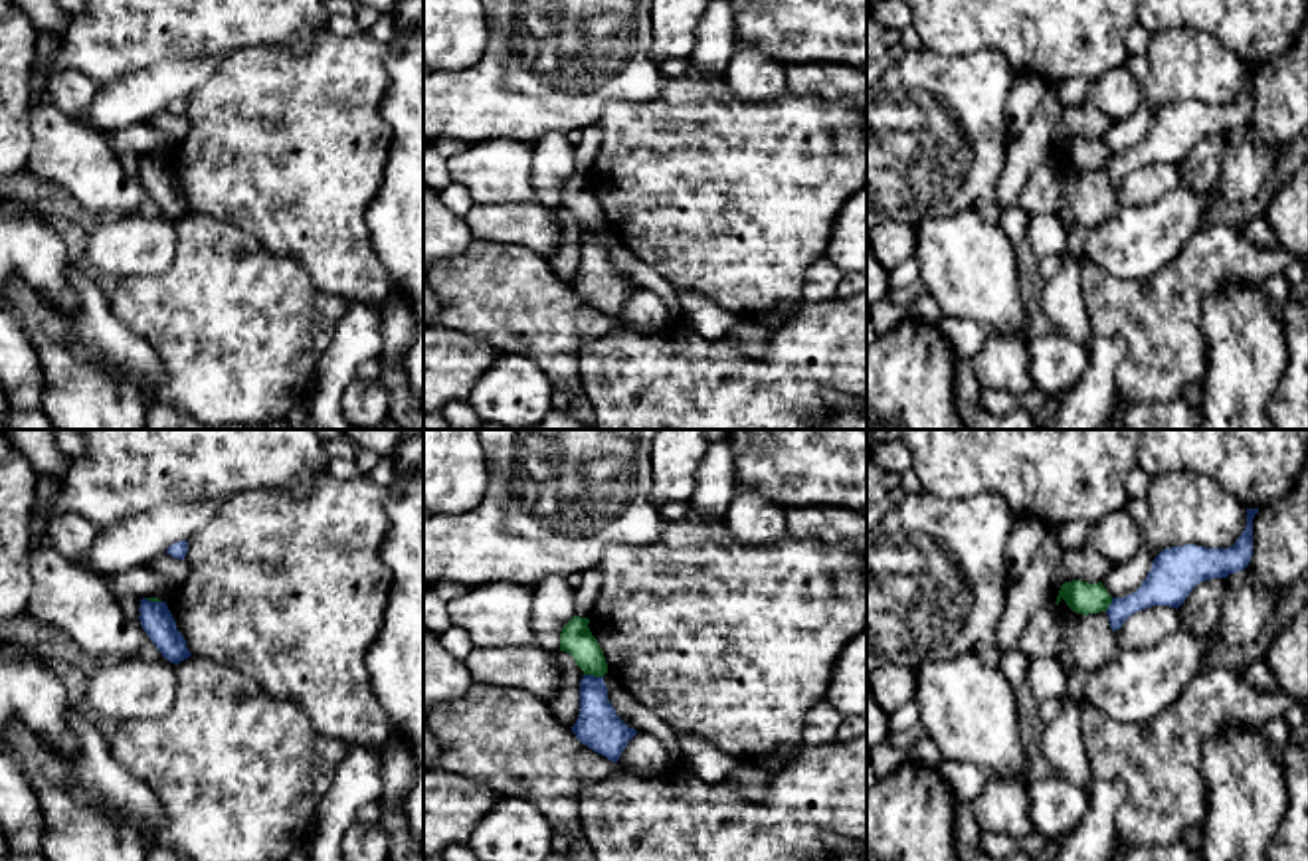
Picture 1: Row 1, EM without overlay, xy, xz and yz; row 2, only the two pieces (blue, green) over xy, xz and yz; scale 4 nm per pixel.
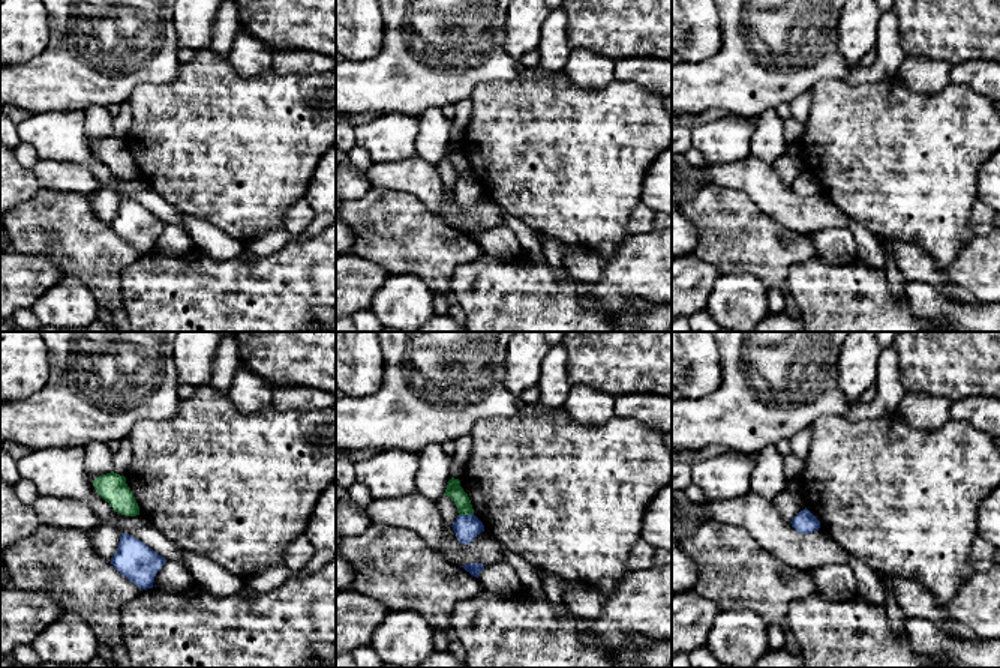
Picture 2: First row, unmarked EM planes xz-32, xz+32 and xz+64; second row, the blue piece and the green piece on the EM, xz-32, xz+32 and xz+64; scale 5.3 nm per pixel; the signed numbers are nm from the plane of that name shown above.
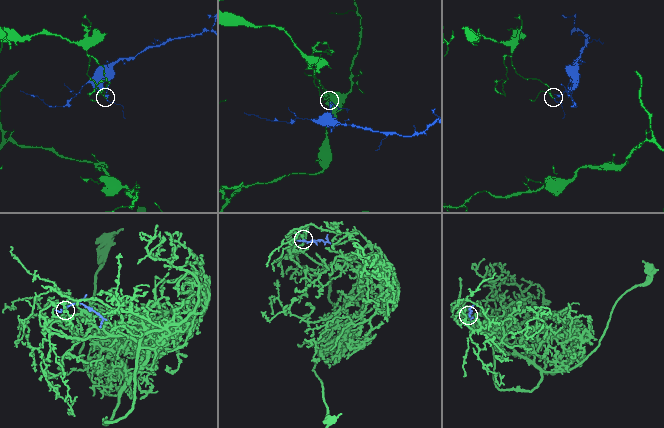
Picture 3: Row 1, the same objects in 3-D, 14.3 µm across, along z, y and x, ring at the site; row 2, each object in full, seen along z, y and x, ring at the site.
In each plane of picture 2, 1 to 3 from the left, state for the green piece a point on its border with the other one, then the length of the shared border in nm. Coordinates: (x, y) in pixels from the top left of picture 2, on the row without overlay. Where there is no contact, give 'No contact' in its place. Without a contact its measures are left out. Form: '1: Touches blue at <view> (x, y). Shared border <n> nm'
1: No contact
2: Touches blue at xz+32 (465, 179). Shared border 80 nm
3: No contact

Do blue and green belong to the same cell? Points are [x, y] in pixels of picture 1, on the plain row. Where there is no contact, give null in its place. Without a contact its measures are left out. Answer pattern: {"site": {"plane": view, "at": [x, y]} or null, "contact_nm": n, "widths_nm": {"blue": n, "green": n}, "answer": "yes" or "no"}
{"site": {"plane": "xz", "at": [592, 232]}, "contact_nm": 80, "widths_nm": {"blue": 180, "green": 130}, "answer": "no"}

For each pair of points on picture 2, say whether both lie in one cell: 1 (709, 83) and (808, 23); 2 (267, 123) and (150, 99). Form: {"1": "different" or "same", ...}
{"1": "same", "2": "same"}

